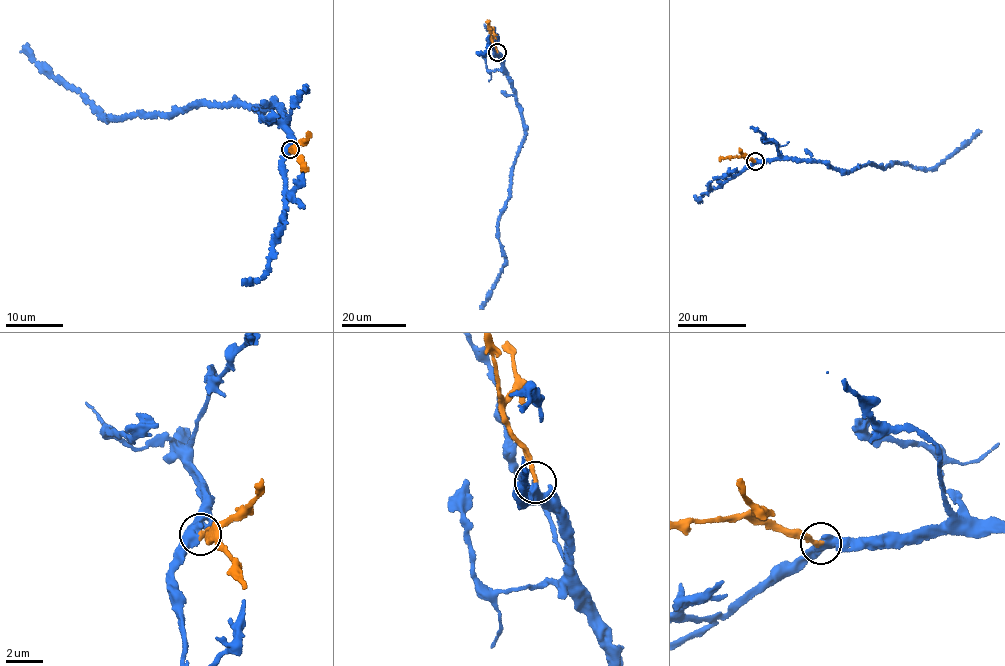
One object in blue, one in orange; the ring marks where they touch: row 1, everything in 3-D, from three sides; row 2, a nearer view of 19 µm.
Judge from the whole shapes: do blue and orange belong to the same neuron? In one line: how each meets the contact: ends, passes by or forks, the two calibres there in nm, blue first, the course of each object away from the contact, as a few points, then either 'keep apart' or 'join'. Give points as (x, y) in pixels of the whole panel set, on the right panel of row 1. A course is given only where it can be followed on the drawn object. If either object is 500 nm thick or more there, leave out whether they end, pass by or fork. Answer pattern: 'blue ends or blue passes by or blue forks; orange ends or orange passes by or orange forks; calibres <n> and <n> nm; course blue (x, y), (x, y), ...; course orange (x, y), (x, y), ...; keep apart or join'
calibres 500 and 240 nm; course blue (754, 160), (820, 160), (848, 170), (866, 164), (884, 167), (893, 162), (928, 169), (936, 166), (981, 131); course orange (755, 161), (740, 156), (719, 161); join

